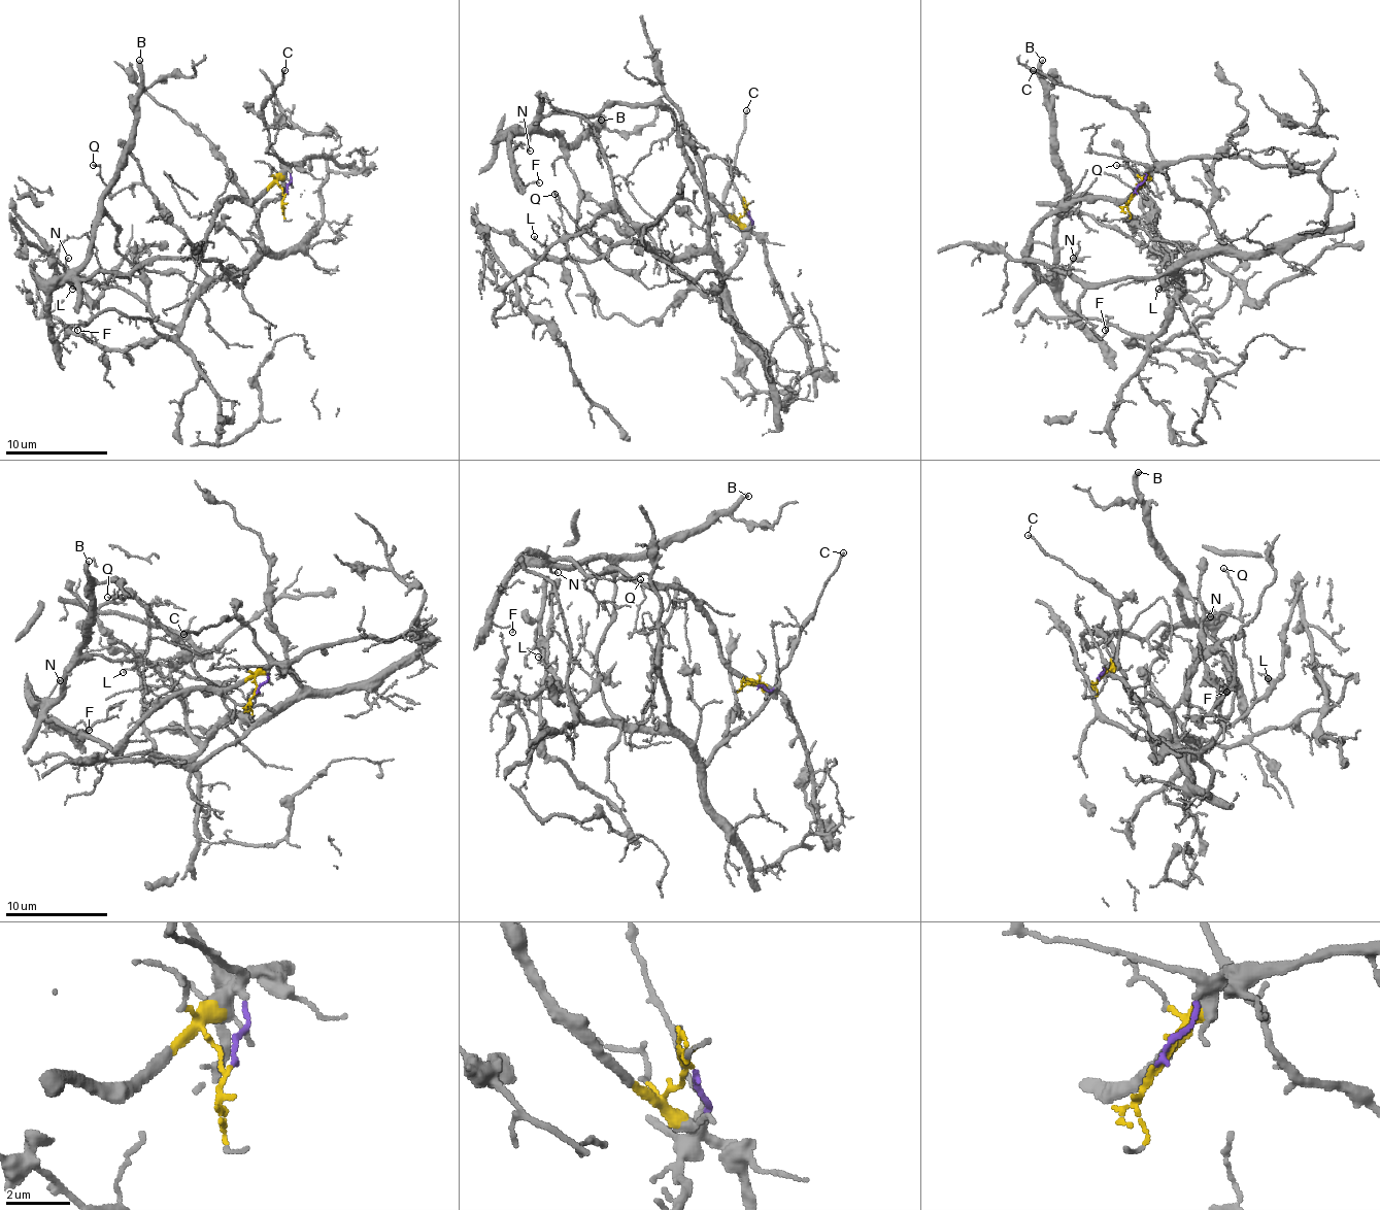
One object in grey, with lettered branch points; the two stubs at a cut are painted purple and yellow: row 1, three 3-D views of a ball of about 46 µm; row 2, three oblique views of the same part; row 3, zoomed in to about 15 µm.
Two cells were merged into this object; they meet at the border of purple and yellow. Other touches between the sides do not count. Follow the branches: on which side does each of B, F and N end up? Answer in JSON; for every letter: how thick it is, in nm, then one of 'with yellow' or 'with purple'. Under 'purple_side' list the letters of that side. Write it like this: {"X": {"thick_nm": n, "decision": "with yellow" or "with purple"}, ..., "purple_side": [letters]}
{"B": {"thick_nm": 320, "decision": "with yellow"}, "F": {"thick_nm": 90, "decision": "with yellow"}, "N": {"thick_nm": 110, "decision": "with yellow"}, "purple_side": []}

